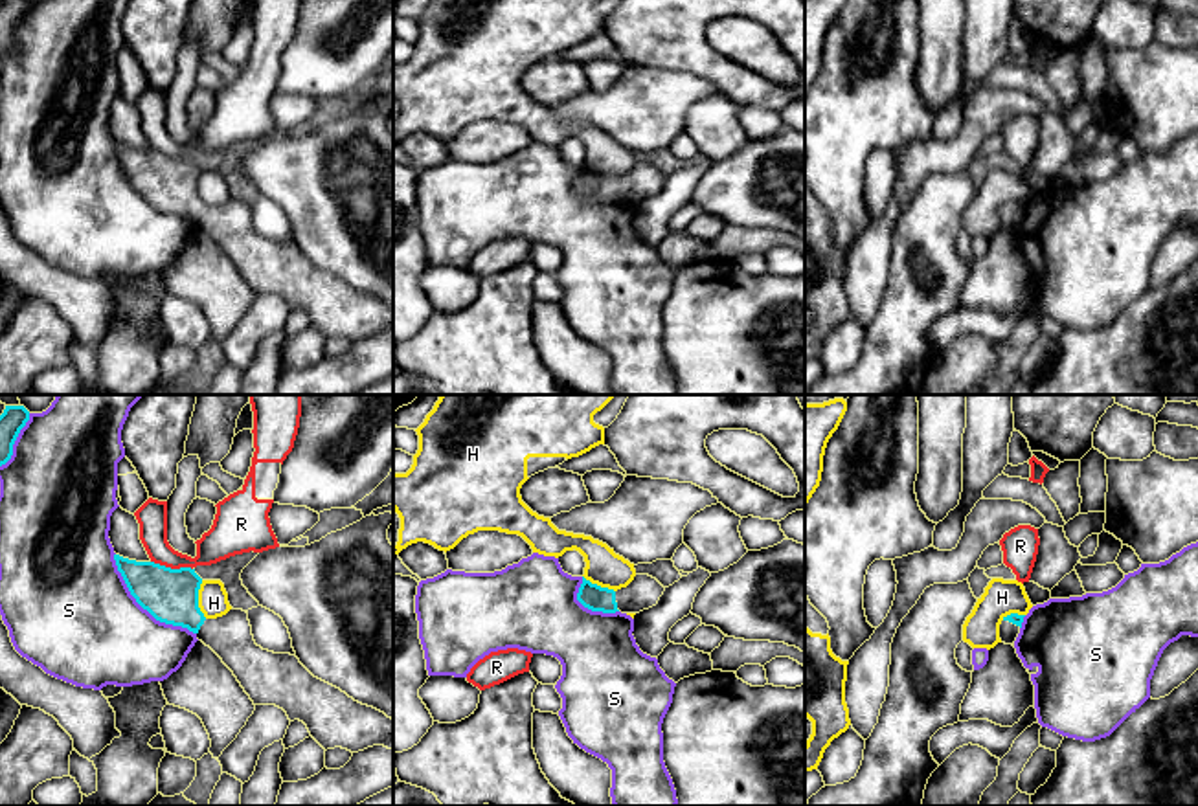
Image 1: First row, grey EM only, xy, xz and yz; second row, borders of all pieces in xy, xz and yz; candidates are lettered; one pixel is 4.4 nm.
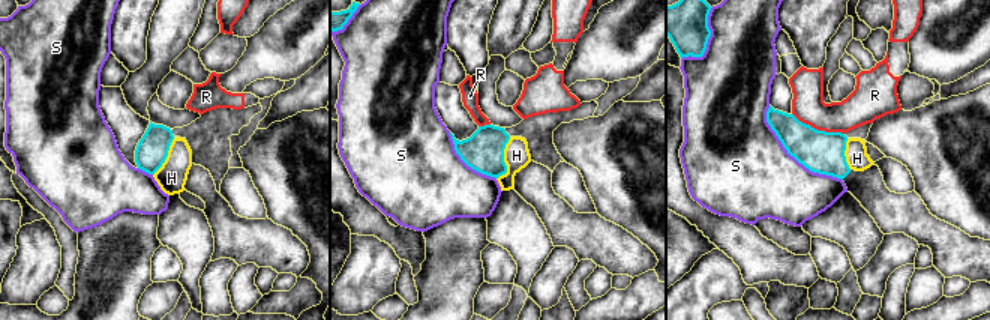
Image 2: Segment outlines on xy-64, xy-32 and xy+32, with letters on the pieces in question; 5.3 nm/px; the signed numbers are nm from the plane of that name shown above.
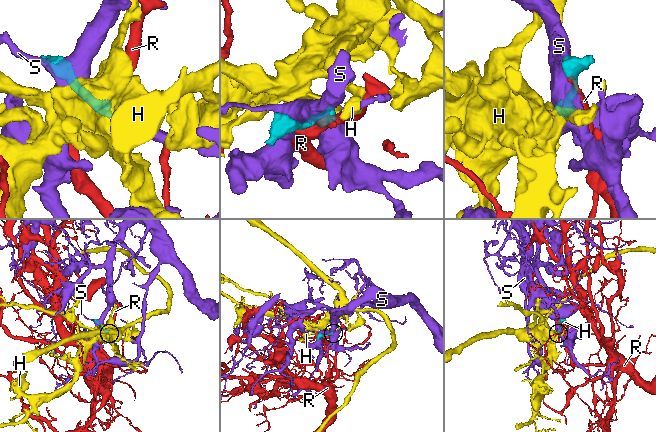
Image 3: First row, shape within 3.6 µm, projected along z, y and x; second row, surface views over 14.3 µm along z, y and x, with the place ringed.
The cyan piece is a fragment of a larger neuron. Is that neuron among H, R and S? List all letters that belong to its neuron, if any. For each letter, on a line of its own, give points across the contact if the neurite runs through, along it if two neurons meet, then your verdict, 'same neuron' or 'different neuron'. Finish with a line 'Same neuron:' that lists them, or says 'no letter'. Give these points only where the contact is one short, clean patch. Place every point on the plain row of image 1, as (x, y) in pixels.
H: border xy (201, 169), (199, 199), (206, 206); different neuron
R: different neuron
S: different neuron
Same neuron: no letter

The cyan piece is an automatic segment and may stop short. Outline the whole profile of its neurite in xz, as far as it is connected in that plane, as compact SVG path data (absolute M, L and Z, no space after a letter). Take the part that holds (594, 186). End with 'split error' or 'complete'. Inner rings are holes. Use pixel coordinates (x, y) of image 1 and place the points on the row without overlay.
M636 163L634 169L617 180L592 173L582 165L577 189L592 198L603 202L639 202L658 193L665 176L649 163Z | split error

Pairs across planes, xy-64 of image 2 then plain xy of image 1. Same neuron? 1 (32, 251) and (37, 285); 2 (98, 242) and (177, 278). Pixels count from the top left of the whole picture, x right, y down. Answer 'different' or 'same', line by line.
1: different
2: different

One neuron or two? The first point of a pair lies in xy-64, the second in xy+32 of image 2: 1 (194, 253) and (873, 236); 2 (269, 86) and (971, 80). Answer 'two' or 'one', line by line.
1: one
2: two

